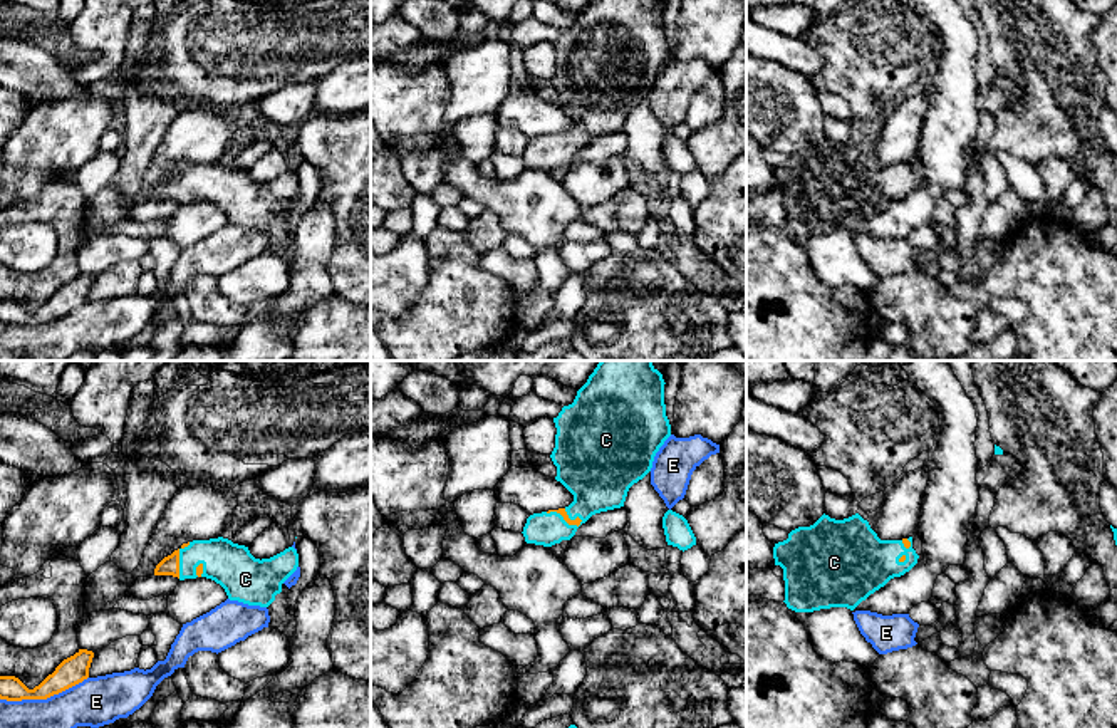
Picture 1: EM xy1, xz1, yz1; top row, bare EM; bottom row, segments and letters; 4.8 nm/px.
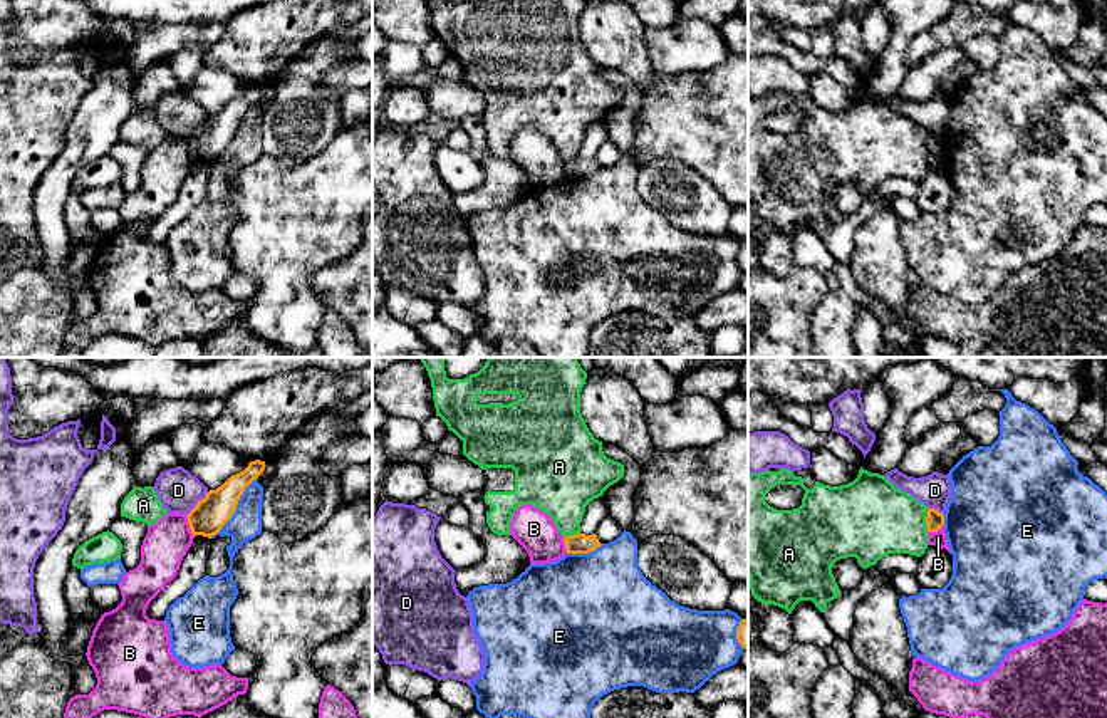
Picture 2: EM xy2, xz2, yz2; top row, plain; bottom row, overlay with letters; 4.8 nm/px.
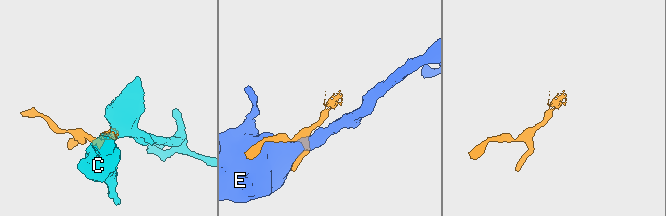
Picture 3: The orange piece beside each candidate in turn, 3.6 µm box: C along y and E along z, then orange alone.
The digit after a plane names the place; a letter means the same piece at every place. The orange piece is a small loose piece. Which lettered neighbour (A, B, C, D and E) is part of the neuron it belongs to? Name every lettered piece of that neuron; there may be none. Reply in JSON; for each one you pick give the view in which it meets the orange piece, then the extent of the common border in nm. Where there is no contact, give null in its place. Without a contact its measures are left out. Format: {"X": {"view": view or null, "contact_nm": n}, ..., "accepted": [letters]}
{"C": {"view": "xz1", "contact_nm": 190}, "accepted": ["C"]}

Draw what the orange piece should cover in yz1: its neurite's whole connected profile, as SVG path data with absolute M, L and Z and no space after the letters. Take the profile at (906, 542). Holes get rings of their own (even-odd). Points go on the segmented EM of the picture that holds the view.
M859 513L835 520L822 515L773 547L783 569L785 604L795 612L830 607L854 611L891 579L909 572L919 555L912 537L881 540Z

